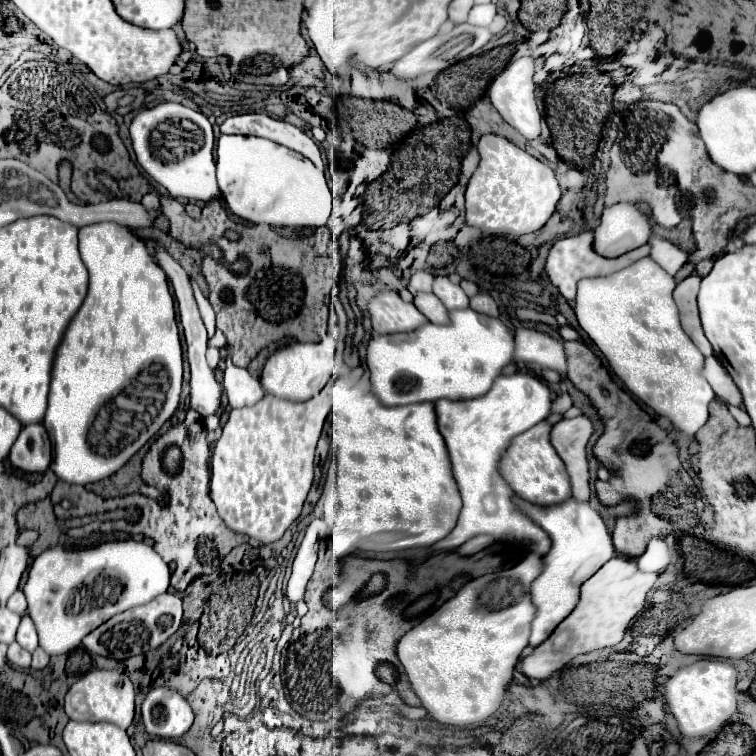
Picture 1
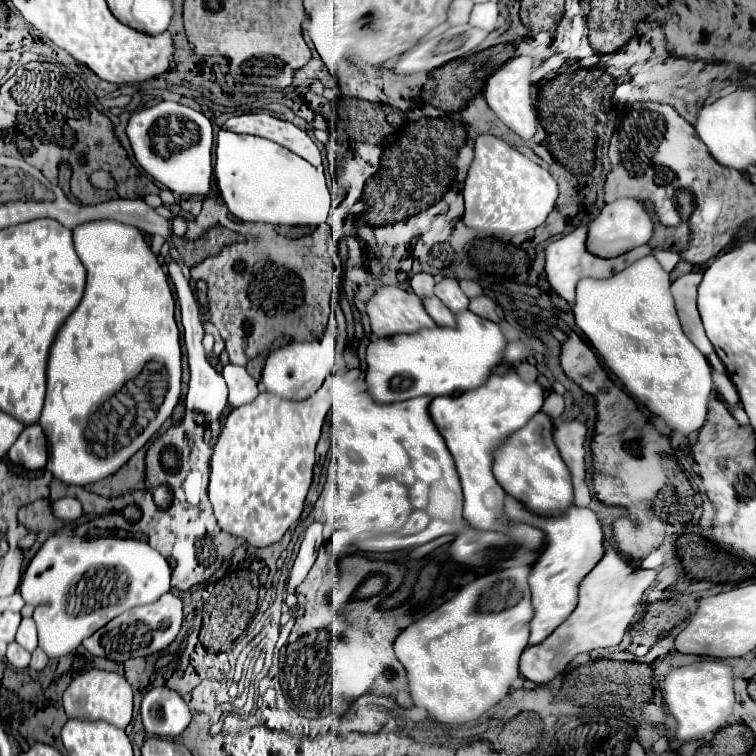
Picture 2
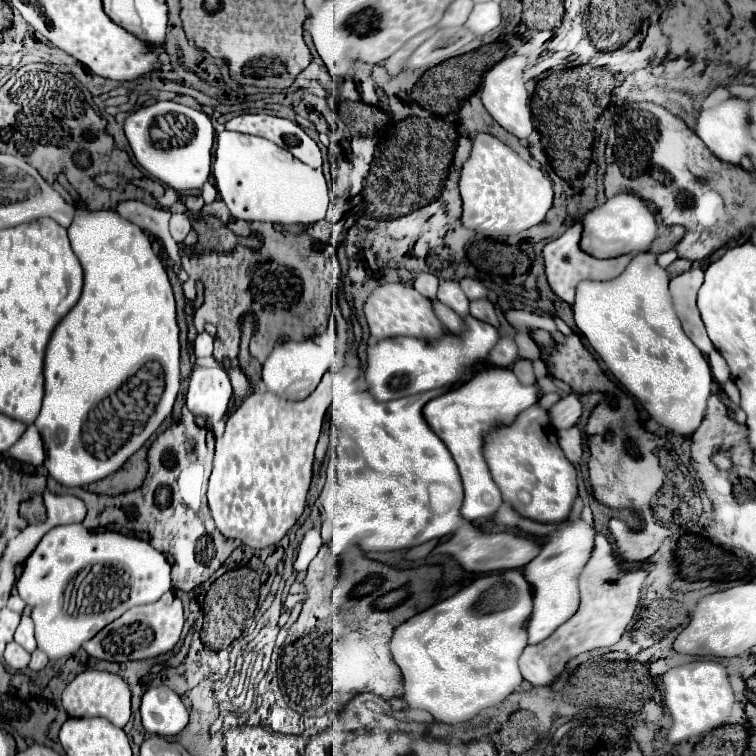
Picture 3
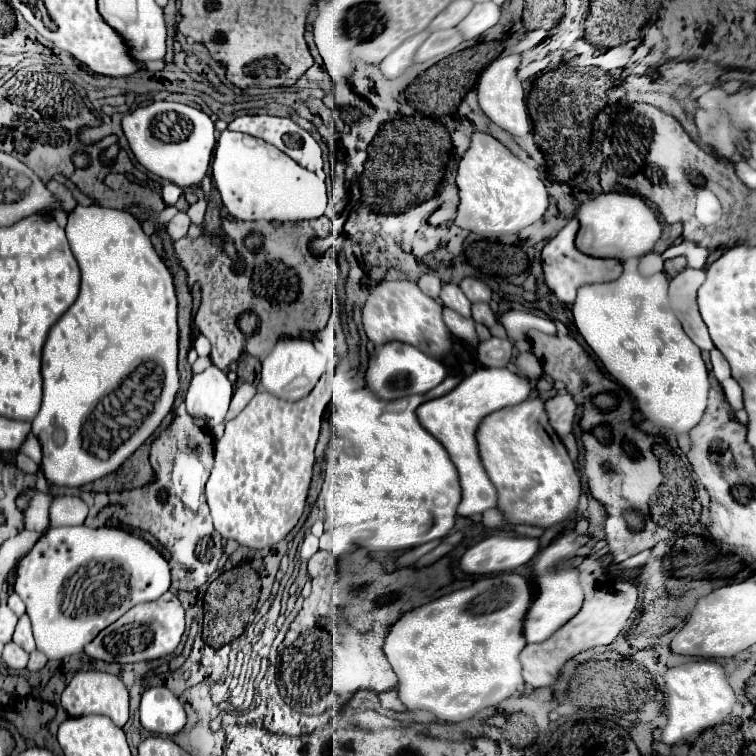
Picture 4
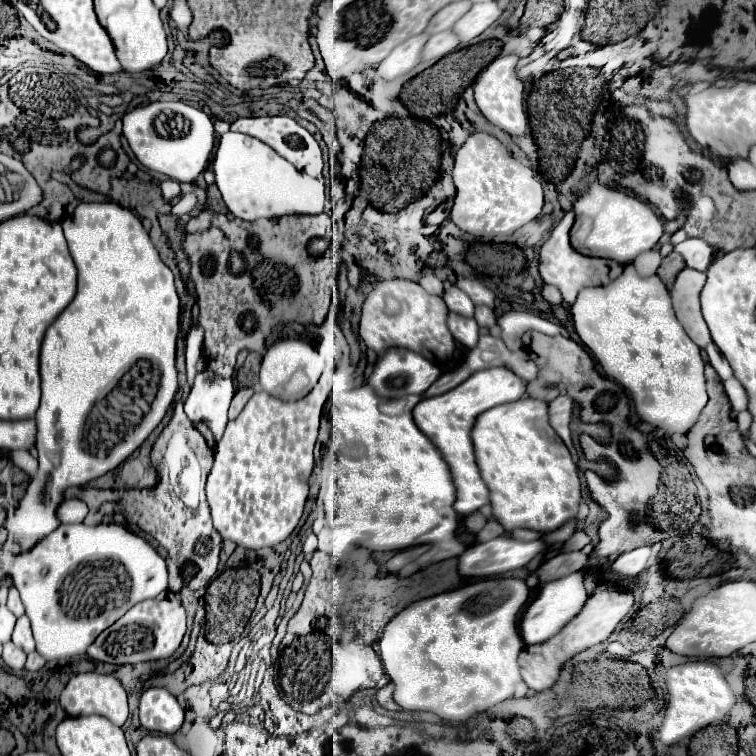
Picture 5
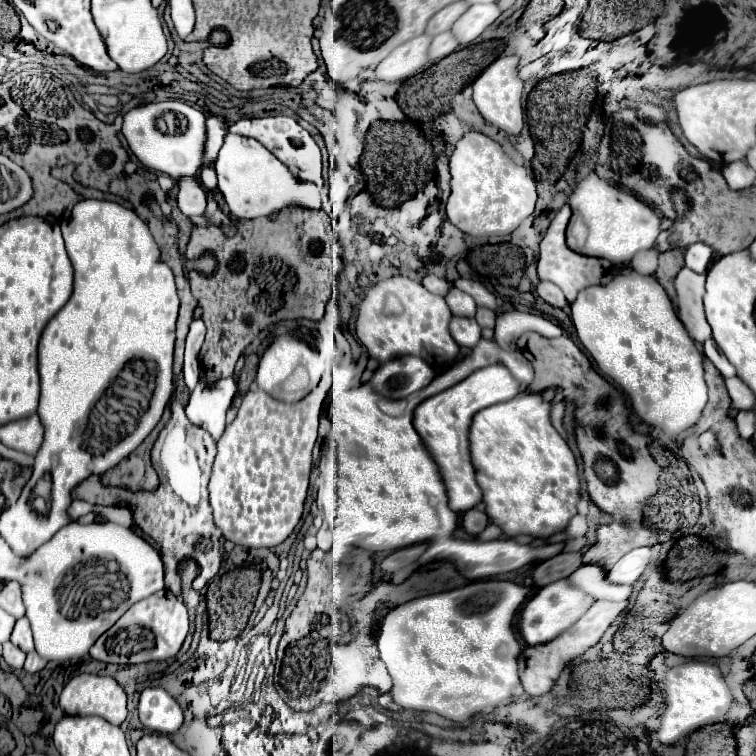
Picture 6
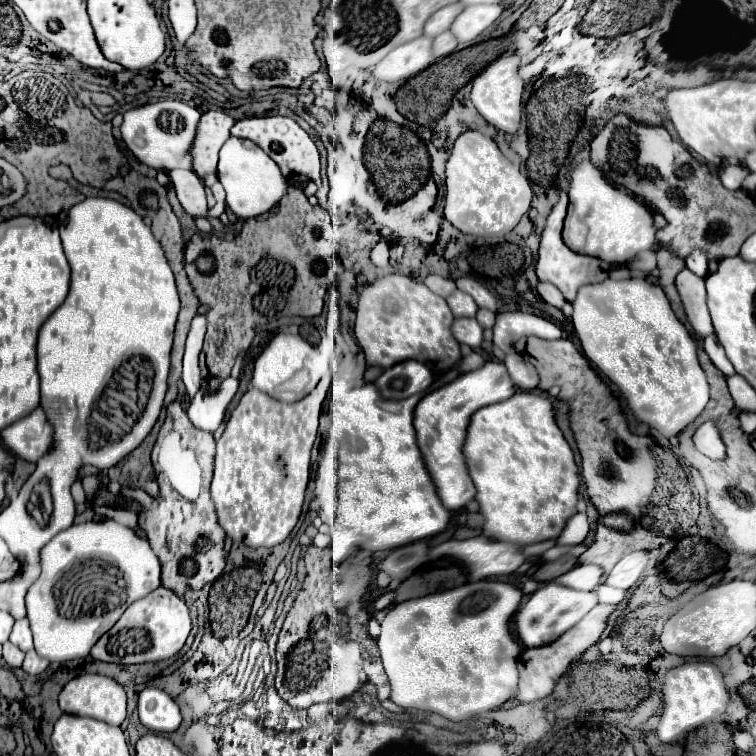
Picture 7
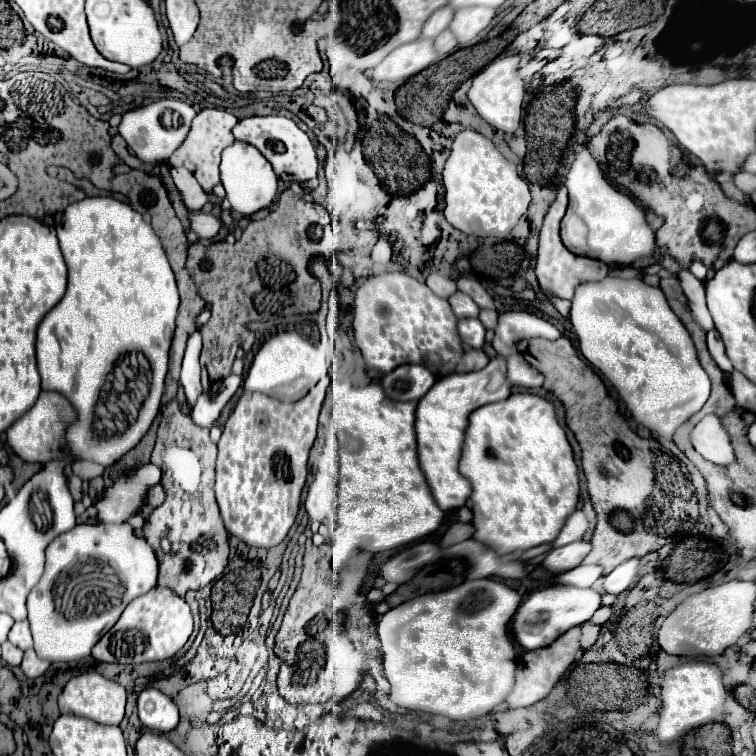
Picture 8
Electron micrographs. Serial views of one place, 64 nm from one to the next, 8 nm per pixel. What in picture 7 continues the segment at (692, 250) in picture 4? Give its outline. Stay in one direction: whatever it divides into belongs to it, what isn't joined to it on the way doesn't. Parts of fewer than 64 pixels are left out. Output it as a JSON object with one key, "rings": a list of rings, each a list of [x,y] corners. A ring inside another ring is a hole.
{"rings":[[[694,250],[688,258],[686,258],[686,268],[692,270],[696,276],[704,278],[708,274],[708,260],[706,254],[702,250]]]}

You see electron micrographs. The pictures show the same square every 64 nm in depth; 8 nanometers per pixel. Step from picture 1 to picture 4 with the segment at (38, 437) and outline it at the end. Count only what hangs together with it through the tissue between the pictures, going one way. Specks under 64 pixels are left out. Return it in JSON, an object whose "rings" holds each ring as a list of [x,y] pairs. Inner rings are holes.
{"rings":[[[30,434],[30,436],[28,436],[28,440],[20,446],[20,450],[22,450],[24,454],[28,454],[34,462],[38,462],[38,464],[40,464],[40,444],[38,444],[38,440],[34,438],[34,434]]]}

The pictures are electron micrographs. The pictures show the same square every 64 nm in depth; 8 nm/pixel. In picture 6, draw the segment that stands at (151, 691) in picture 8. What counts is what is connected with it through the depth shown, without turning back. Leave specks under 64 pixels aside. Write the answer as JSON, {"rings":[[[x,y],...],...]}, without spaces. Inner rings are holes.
{"rings":[[[146,688],[140,694],[140,722],[154,732],[172,734],[182,726],[182,708],[164,688]]]}

